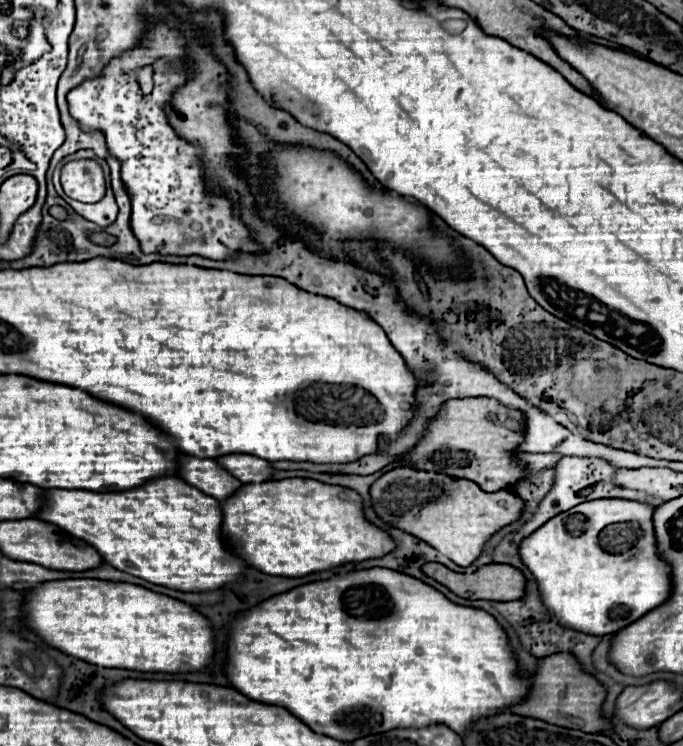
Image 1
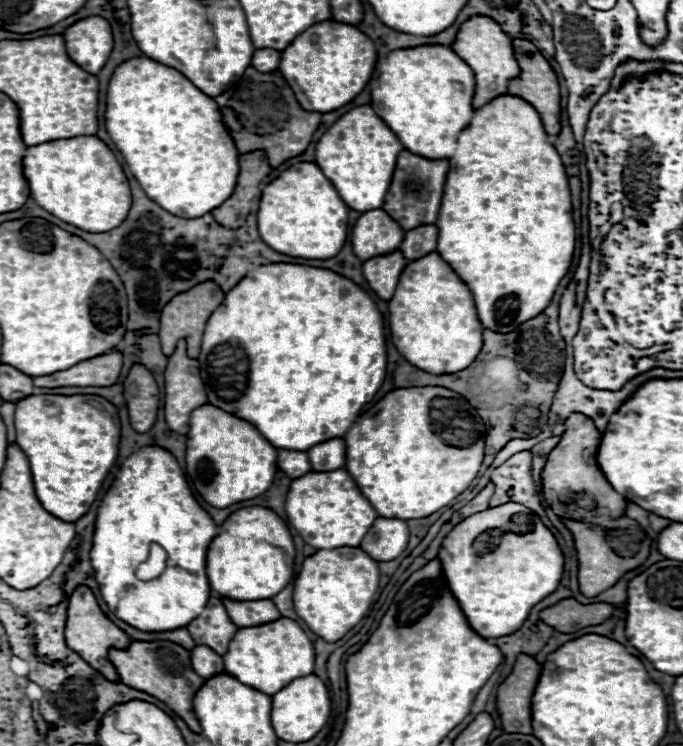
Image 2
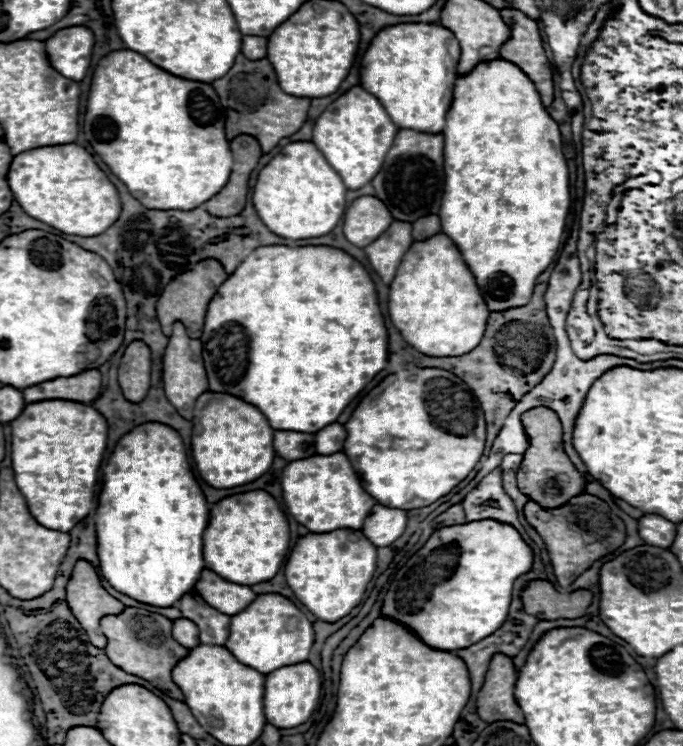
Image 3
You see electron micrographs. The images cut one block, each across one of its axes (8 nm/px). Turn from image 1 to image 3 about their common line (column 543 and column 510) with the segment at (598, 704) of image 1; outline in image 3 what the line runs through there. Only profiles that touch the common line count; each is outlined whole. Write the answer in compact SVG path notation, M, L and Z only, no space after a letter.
M494 654L482 690L476 698L476 712L484 722L496 720L514 720L518 724L524 722L524 714L514 698L514 684L516 684L516 670L512 658Z

